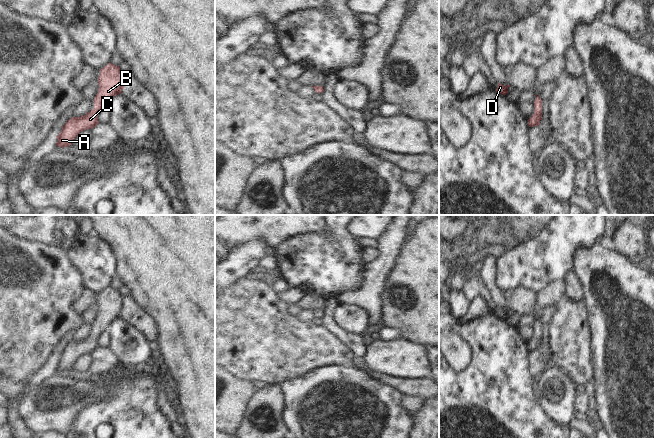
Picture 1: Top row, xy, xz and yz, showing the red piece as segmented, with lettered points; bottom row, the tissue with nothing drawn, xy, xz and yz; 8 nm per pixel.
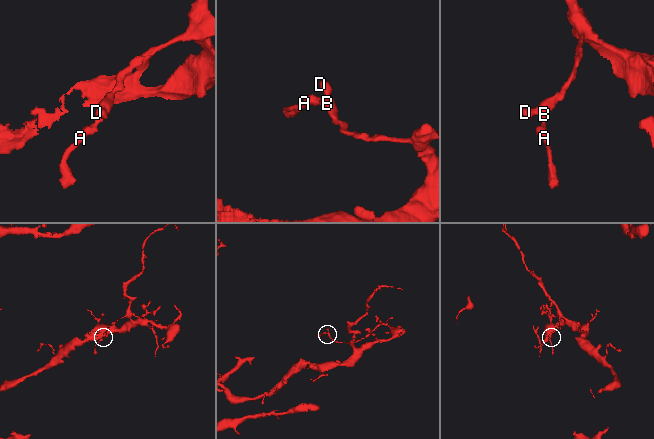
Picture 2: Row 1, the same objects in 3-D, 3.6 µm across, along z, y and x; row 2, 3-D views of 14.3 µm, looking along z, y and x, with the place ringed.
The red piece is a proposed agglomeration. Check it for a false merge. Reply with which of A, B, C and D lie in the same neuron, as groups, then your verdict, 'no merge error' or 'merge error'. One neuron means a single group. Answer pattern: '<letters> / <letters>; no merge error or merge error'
A B C D; no merge error

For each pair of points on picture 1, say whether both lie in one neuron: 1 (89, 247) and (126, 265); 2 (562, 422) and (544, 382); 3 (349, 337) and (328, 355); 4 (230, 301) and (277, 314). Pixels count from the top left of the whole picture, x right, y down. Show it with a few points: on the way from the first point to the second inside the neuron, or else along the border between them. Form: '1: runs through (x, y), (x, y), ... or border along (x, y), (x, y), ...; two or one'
1: border along (106, 241), (115, 251), (118, 262), (117, 275); two
2: runs through (561, 412), (554, 392); one
3: border along (325, 328), (336, 335), (354, 355); two
4: runs through (242, 313), (265, 314); one

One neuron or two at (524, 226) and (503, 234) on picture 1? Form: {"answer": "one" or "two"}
{"answer": "one"}

